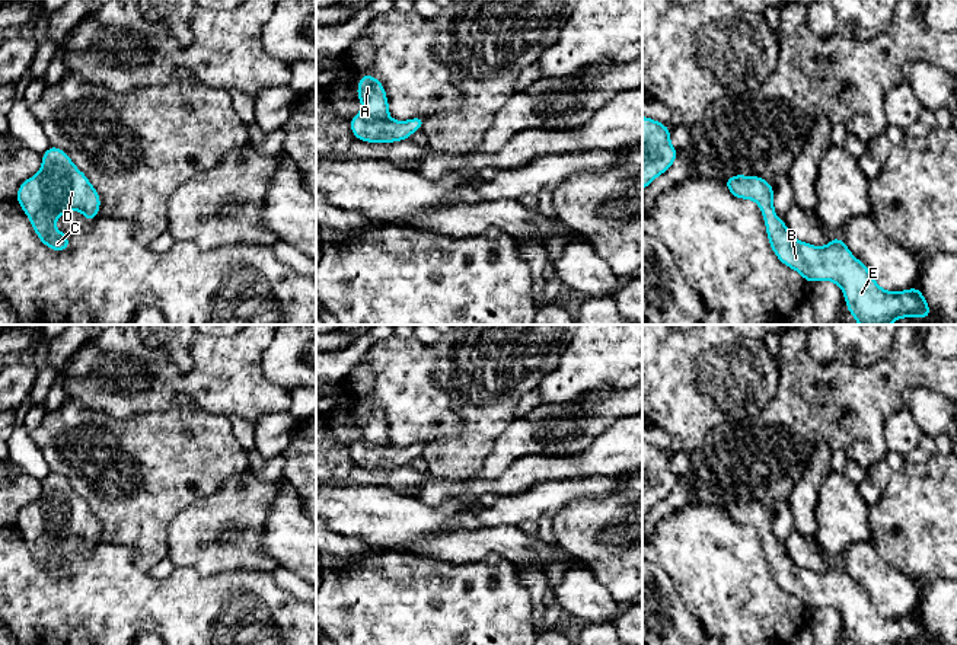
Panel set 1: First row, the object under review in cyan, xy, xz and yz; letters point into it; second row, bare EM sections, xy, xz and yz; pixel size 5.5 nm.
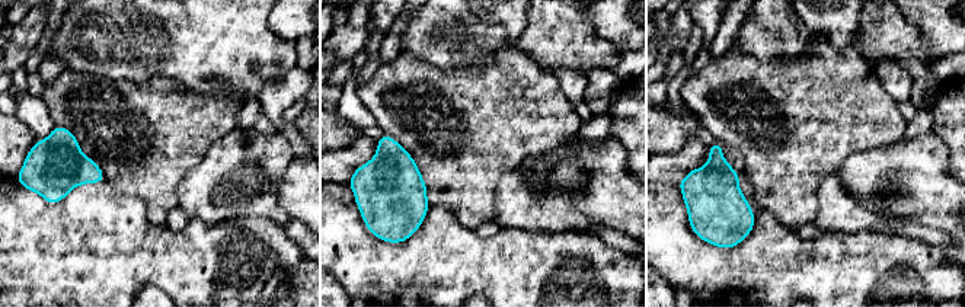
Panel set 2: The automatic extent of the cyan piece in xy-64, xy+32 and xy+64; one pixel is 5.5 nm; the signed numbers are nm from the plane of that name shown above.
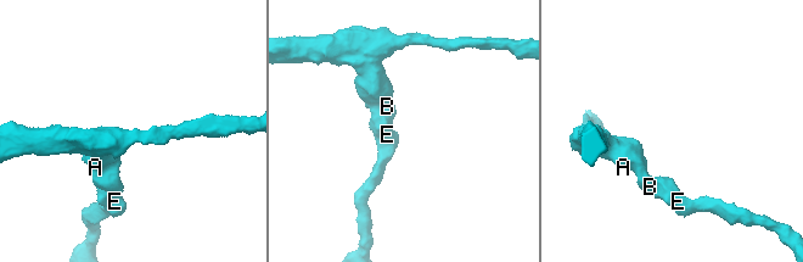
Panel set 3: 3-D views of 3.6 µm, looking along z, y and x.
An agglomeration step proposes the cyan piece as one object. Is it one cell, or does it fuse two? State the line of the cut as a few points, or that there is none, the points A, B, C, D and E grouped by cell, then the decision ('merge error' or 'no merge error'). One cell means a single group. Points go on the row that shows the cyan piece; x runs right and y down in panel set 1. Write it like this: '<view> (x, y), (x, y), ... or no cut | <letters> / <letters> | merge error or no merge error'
no cut | A B C D E | no merge error

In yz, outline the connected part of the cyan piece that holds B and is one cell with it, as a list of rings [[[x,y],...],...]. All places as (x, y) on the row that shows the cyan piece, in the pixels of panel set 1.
[[[733,175],[725,181],[734,198],[753,199],[763,215],[768,240],[775,256],[800,272],[806,282],[832,281],[843,293],[848,312],[859,325],[891,325],[897,319],[931,319],[928,301],[918,287],[903,291],[883,290],[867,265],[835,236],[826,246],[797,240],[773,208],[773,186],[762,176]]]

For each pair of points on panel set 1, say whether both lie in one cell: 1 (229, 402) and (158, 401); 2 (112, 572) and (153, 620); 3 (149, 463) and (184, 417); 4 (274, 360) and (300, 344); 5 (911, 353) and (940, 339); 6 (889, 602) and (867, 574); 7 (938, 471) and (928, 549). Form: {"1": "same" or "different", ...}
{"1": "same", "2": "same", "3": "same", "4": "same", "5": "different", "6": "same", "7": "same"}

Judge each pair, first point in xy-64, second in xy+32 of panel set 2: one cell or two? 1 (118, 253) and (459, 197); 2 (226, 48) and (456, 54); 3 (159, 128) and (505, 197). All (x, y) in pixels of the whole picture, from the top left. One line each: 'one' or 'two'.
1: two
2: one
3: two

